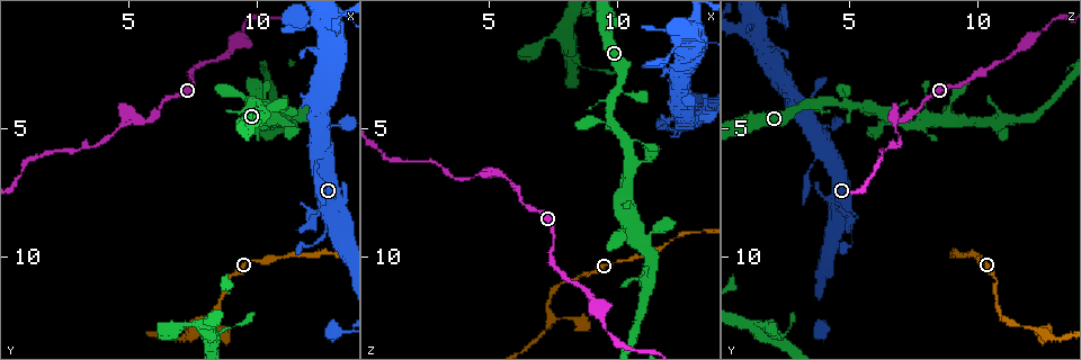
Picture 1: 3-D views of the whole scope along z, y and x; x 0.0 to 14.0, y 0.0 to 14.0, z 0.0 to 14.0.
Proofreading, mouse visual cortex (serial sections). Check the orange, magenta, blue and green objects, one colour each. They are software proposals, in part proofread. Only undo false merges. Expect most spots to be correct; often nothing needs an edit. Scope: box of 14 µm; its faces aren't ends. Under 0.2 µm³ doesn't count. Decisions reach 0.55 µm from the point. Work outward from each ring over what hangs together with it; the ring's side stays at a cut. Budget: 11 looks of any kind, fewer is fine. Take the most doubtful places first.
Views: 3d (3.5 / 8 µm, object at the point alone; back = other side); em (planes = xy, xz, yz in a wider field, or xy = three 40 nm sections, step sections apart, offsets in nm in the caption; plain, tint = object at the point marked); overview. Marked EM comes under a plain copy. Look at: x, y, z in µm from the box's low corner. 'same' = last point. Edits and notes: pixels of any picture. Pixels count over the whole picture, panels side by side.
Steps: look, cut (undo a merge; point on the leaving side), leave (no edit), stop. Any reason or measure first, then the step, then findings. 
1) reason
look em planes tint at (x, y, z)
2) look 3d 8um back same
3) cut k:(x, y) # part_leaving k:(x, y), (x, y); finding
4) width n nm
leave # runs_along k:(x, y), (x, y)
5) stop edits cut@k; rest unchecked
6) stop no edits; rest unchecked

abrupt turn
look 3d 3.5um at (7.3, 12.9, 12.3)

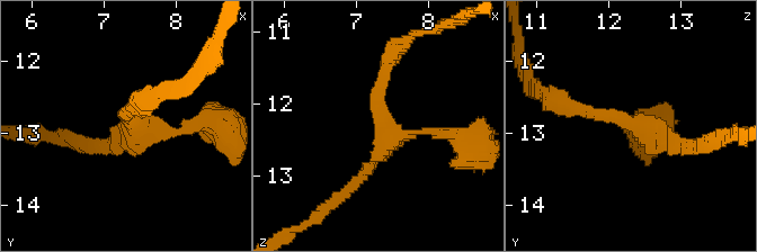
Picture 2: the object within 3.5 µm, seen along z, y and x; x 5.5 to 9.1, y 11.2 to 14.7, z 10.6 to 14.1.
need the tissue
look em planes tint at (7.35, 12.80, 12.30)

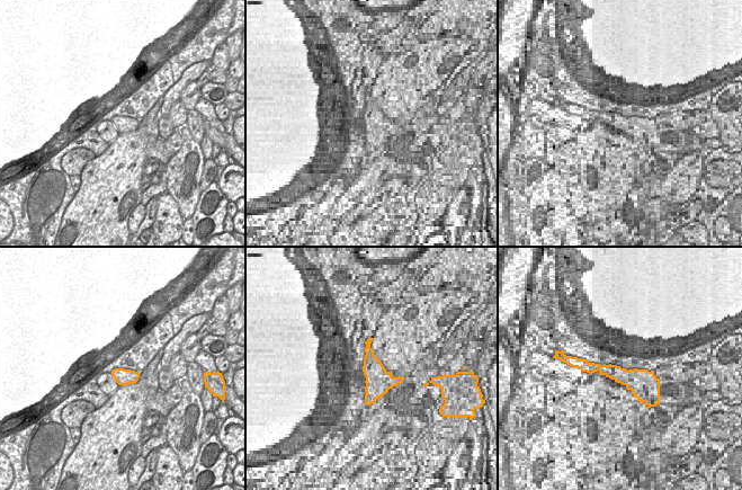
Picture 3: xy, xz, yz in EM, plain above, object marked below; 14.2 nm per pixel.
leave # runs_along 2:(390, 62), (376, 97), (386, 134), (448, 134); all the same cell

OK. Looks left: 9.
thin neck
look 3d 8um at (4.5, 5.0, 6.9)

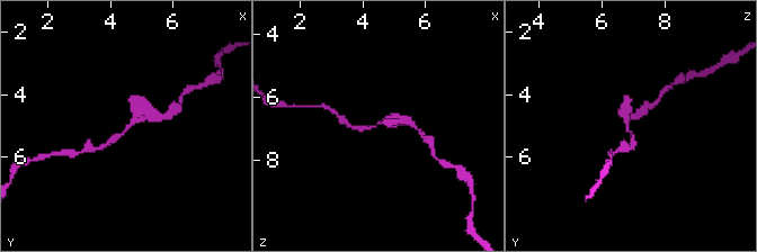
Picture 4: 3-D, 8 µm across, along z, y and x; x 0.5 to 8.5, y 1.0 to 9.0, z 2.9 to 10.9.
arm_widths 200, 400 nm
look em xy step 2 tint at (4.5, 5.1, 6.9)

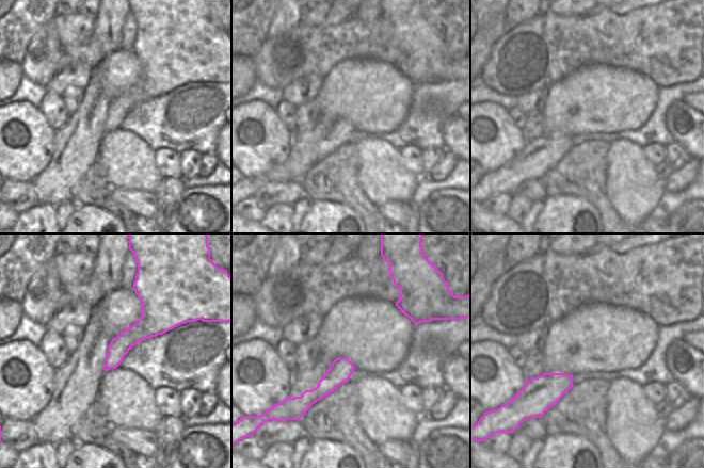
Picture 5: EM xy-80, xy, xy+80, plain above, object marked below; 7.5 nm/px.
leave # runs_along 4:(150, 114), (99, 147); one cell here

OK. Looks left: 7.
sharp bend
look 3d 3.5um at (12.9, 1.3, 1.2)

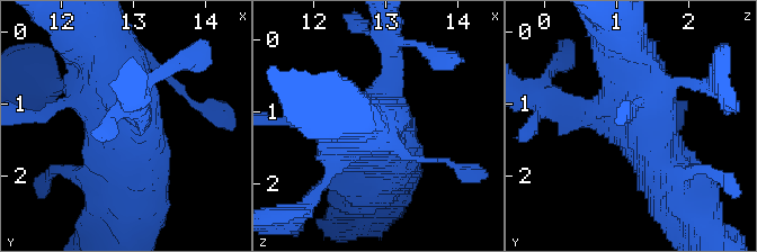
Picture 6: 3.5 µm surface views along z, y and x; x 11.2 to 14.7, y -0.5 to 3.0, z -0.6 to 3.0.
look em planes tint at (13.05, 1.30, 1.20)

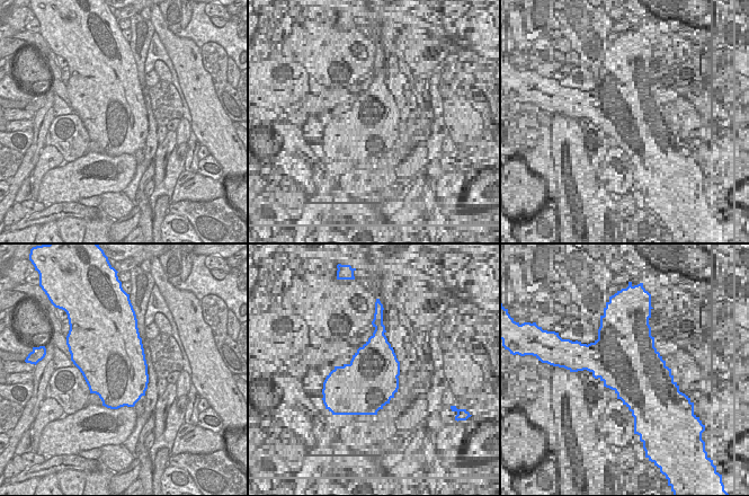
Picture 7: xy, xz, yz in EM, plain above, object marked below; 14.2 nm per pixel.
leave # runs_along 6:(678, 189), (629, 92), (629, 61); continuous, no second cell

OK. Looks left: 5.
a narrow waist
look 3d 3.5um at (12.3, 10.0, 9.2)

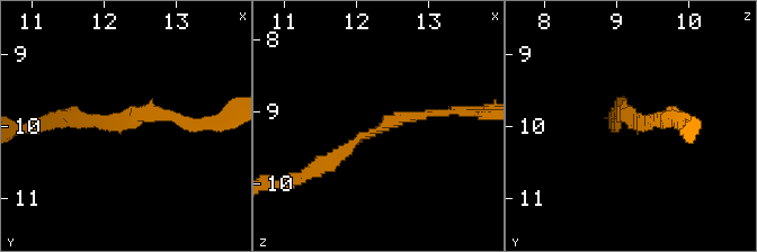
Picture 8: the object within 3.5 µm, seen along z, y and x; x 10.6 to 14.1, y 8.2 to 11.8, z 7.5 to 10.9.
arm_widths 150, 250 nm
look em xy step 3 tint at (12.30, 9.95, 9.30)

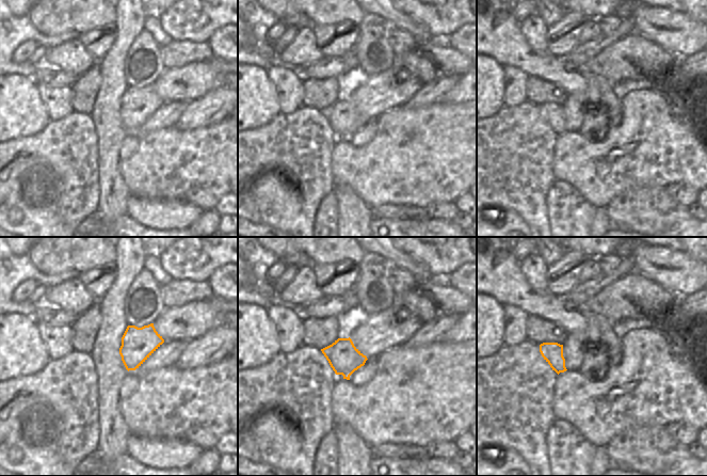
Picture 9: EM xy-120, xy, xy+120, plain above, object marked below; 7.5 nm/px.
leave # runs_along 8:(313, 170), (389, 122), (442, 113); continuous, no second cell

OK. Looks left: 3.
stop no edits; rest unchecked

